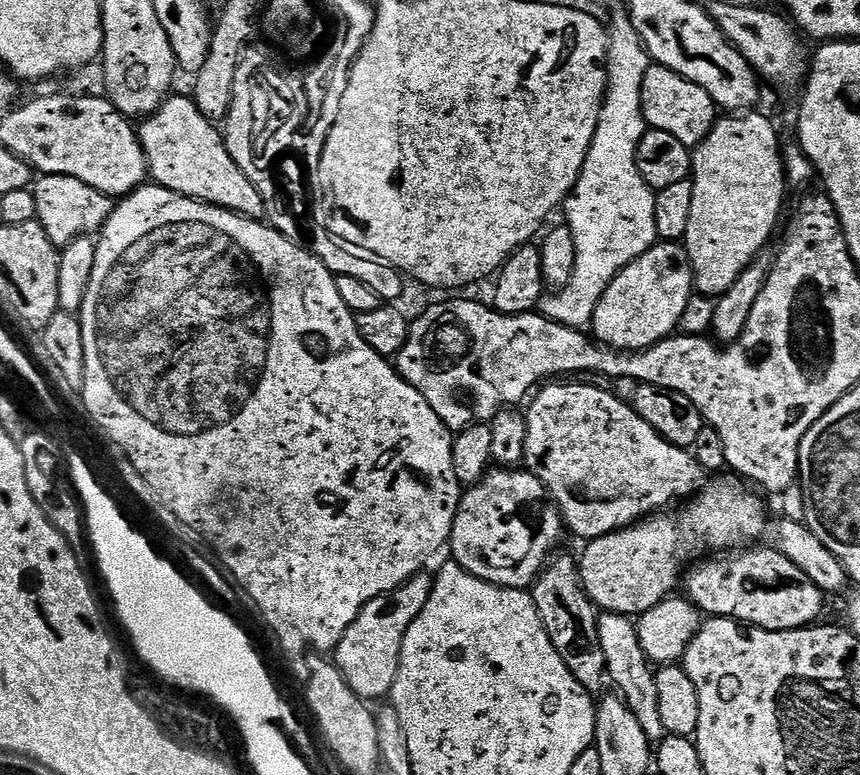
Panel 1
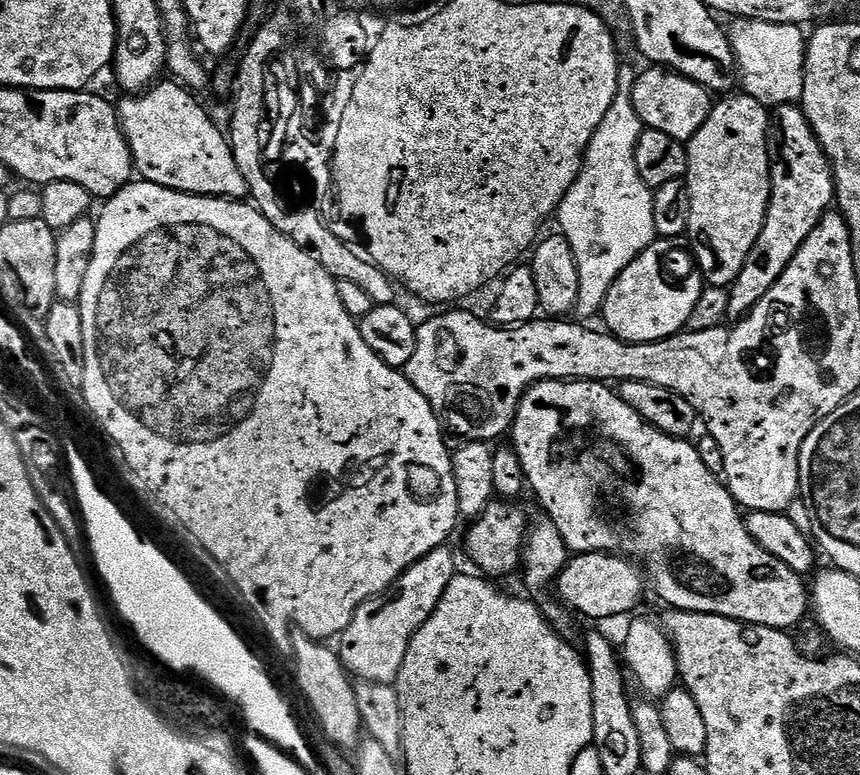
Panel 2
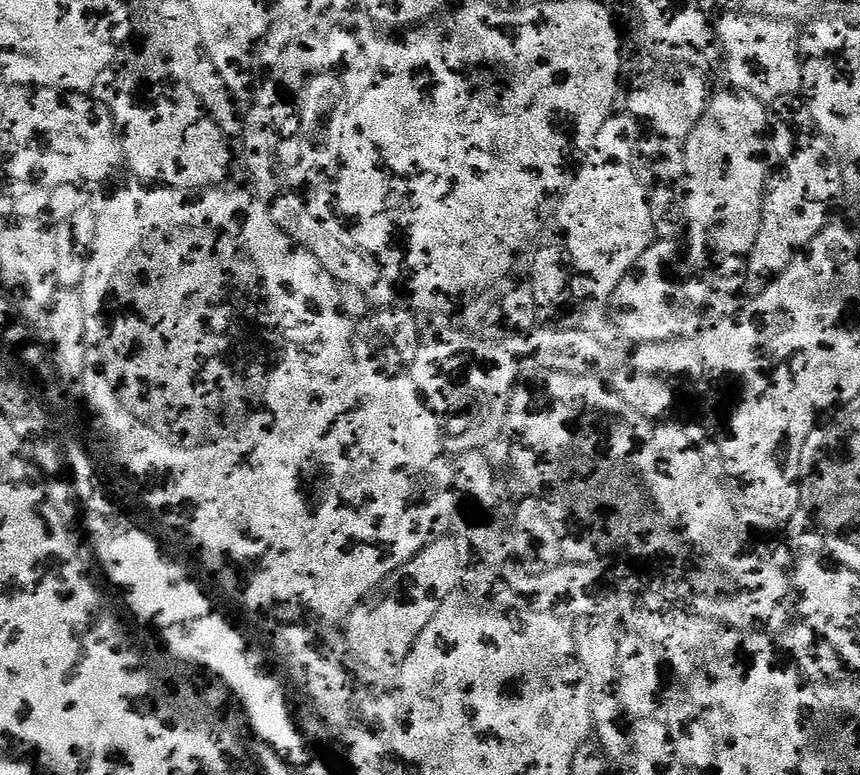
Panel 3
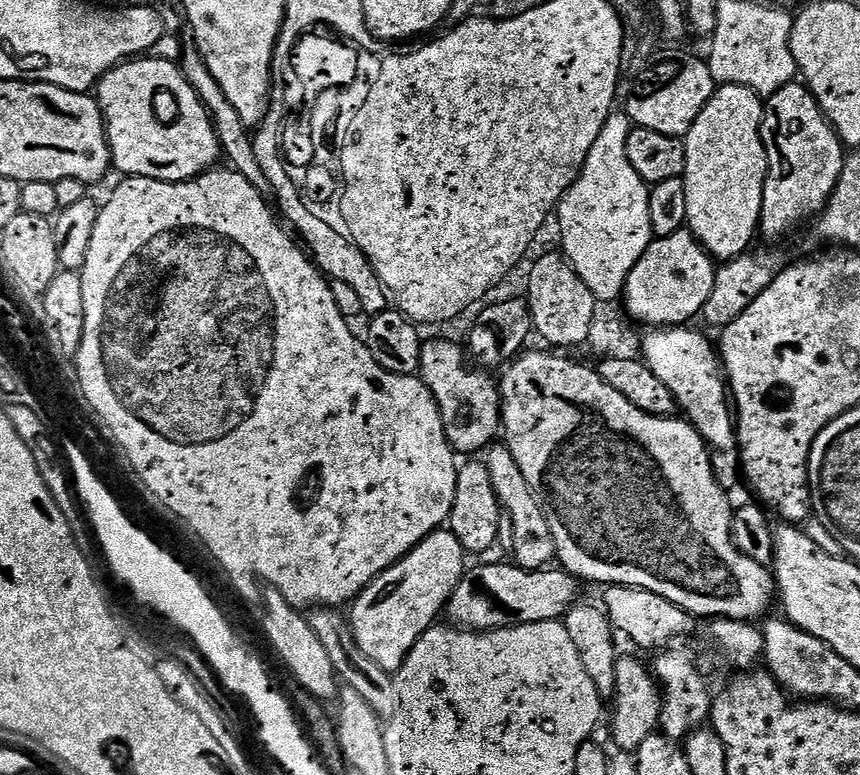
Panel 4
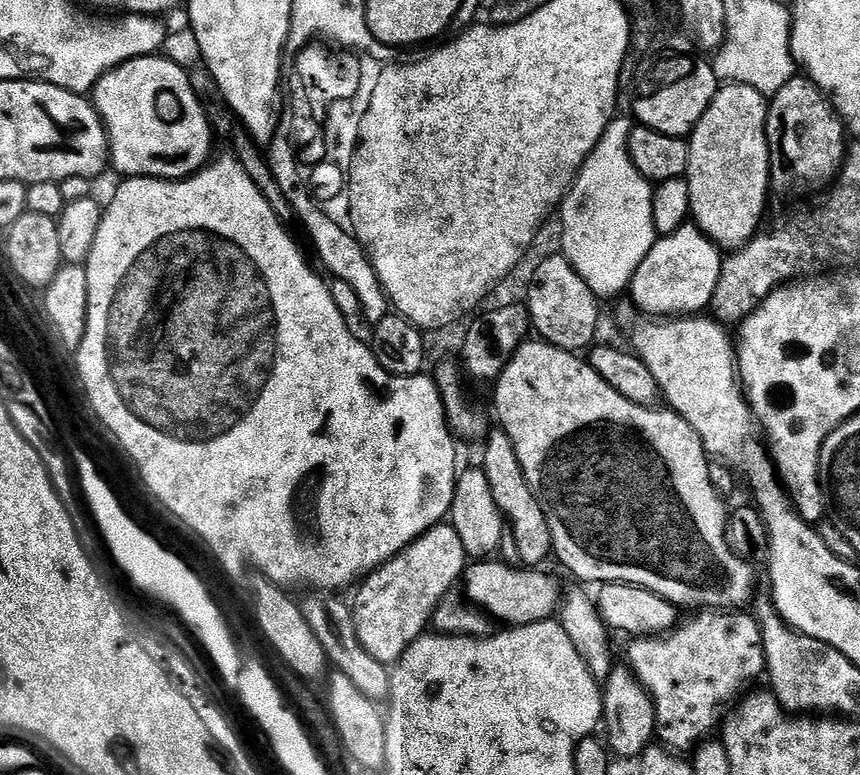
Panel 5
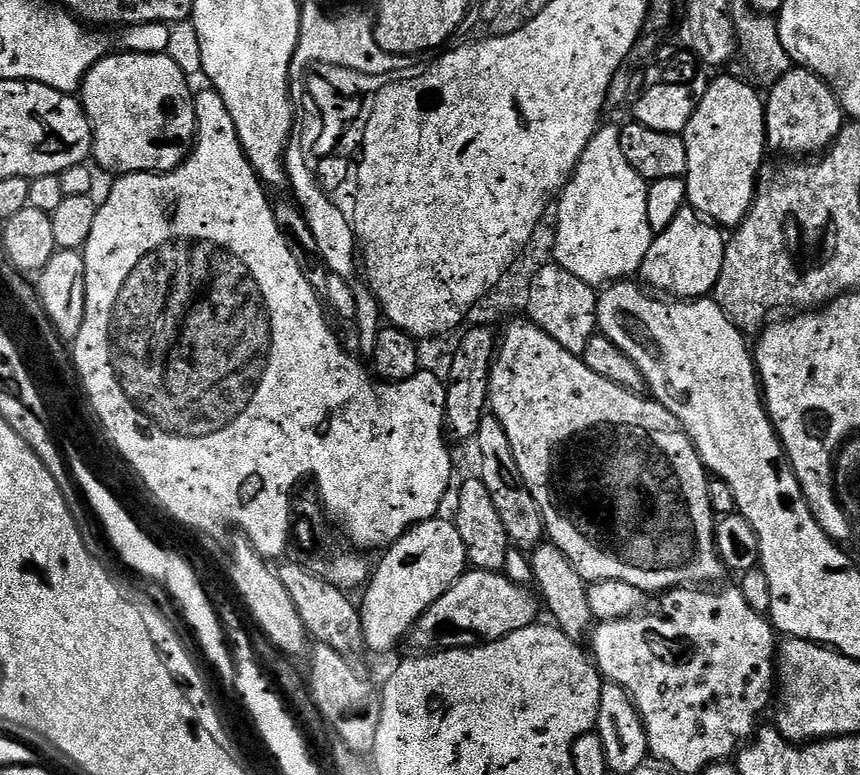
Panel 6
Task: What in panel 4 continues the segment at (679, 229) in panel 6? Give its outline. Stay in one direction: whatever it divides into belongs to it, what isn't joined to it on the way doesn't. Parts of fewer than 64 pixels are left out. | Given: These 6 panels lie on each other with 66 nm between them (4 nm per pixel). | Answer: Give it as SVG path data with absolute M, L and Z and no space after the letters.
M681 230L669 236L653 239L642 258L638 258L634 270L630 270L622 293L623 307L629 317L632 315L634 319L648 324L644 326L687 325L699 312L701 315L707 309L710 290L714 290L716 285L716 269L717 265L693 232Z

